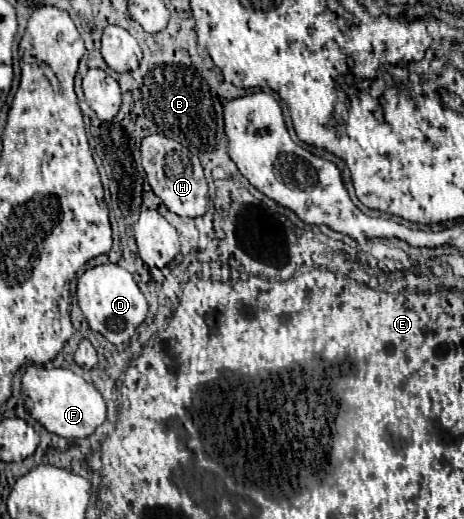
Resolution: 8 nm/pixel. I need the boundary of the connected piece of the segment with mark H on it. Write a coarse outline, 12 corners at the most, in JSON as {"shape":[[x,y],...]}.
{"shape":[[164,135],[142,139],[152,191],[180,217],[206,213],[202,165]]}

